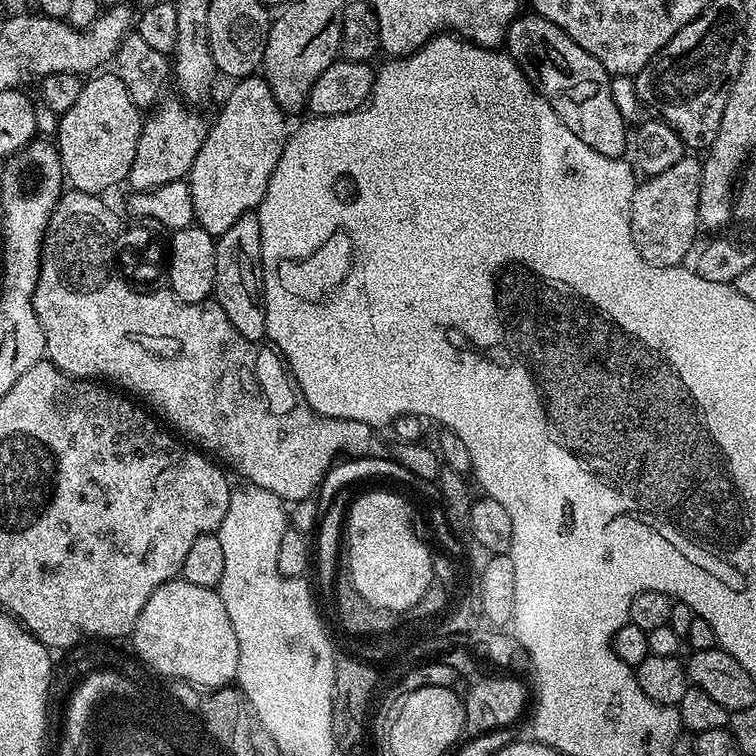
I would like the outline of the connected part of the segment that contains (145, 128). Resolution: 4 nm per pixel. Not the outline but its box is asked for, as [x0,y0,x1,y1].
[126,98,209,193]

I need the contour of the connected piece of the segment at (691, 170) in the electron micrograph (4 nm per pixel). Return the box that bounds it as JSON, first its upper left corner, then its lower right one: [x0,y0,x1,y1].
[632,154,702,268]

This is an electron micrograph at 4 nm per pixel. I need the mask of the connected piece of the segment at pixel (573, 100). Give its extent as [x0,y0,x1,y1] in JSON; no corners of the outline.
[506,14,630,158]

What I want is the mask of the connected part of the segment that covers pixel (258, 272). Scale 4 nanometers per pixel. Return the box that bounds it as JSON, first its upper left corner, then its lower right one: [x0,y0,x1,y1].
[214,212,266,341]

